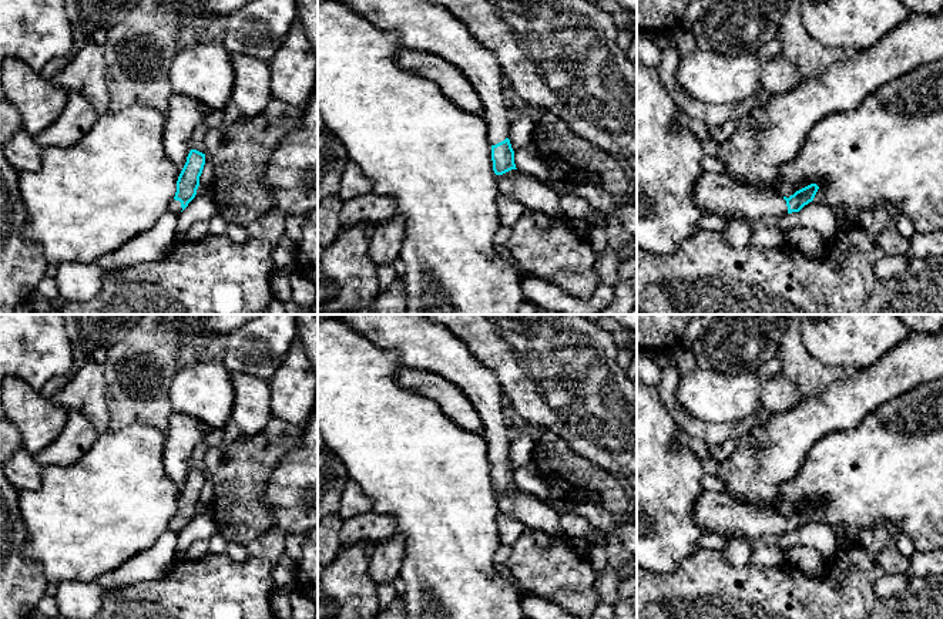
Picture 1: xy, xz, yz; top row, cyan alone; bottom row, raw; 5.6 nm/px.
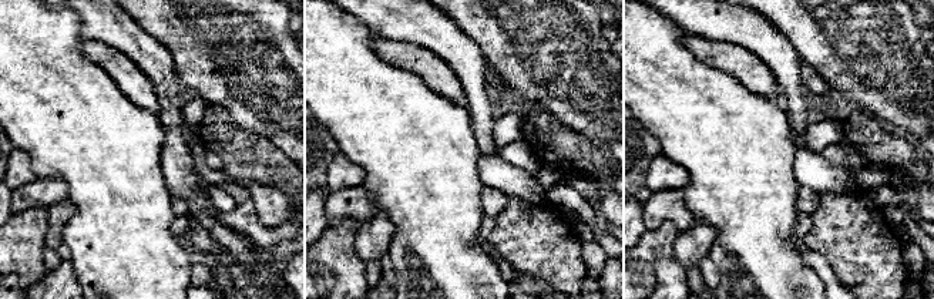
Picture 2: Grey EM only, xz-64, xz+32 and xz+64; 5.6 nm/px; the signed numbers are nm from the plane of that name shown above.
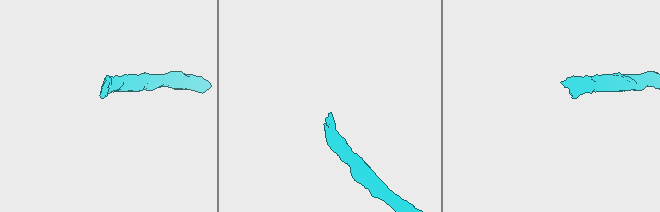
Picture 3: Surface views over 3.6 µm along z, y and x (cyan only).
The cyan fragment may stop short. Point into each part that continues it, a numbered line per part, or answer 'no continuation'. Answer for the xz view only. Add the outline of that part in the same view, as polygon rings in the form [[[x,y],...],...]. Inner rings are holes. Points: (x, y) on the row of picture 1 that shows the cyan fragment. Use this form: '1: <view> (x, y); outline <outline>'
1: xz (420, 26); outline [[[340,0],[376,27],[397,34],[402,48],[432,53],[456,65],[477,91],[491,145],[509,138],[504,90],[496,55],[443,6],[429,0]]]

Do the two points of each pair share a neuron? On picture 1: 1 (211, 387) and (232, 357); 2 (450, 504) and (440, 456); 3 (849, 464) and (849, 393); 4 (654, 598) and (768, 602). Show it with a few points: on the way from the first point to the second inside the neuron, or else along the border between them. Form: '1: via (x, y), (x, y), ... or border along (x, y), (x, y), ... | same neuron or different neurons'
1: border along (221, 362), (232, 373) | different neurons
2: via (445, 493), (445, 467) | same neuron
3: border along (876, 409), (853, 427), (834, 430), (818, 440) | different neurons
4: via (683, 599), (740, 602) | same neuron

